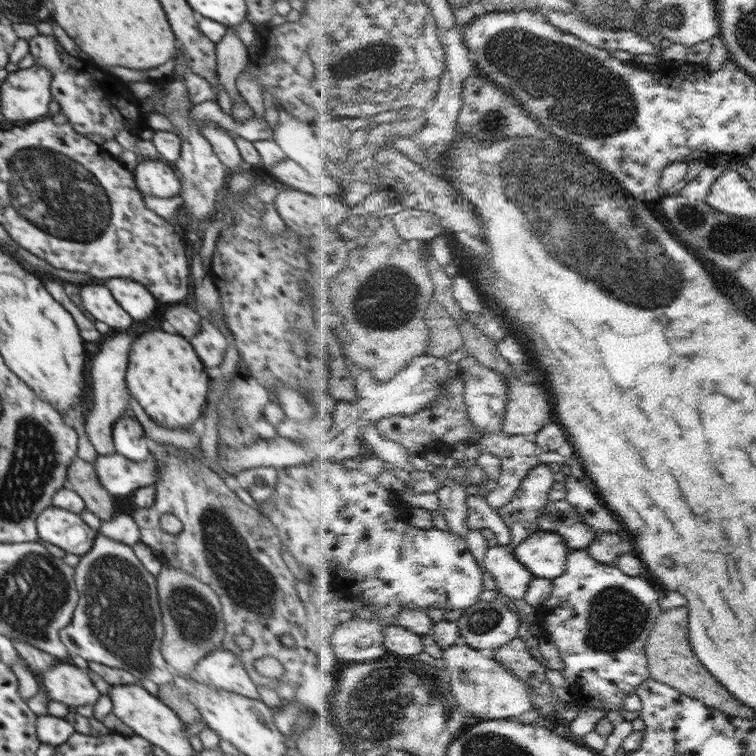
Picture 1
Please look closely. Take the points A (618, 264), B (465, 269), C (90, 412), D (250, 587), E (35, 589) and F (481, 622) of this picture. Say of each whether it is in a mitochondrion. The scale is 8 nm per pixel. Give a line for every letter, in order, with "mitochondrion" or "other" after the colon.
A: mitochondrion
B: other
C: other
D: mitochondrion
E: mitochondrion
F: mitochondrion

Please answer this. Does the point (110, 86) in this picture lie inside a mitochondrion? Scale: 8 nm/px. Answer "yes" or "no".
no

